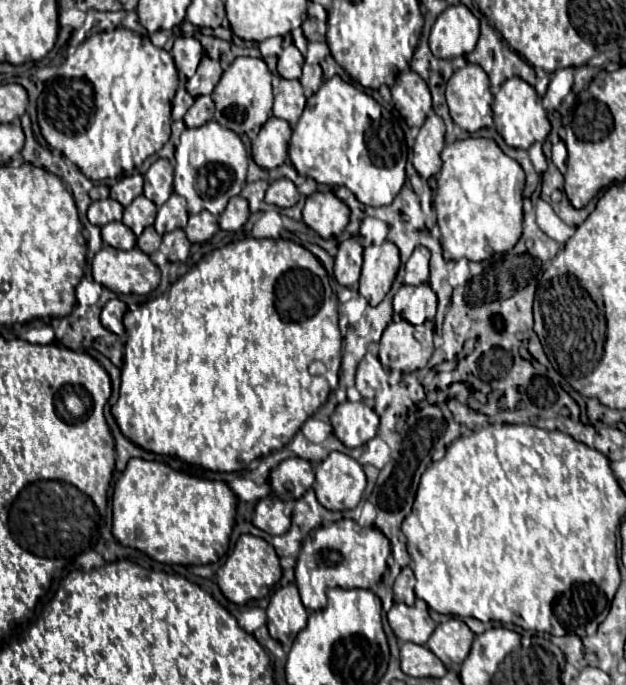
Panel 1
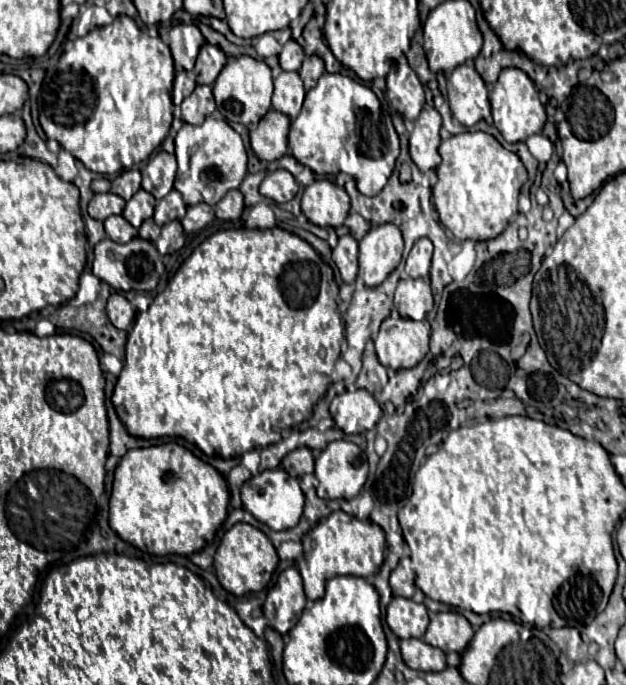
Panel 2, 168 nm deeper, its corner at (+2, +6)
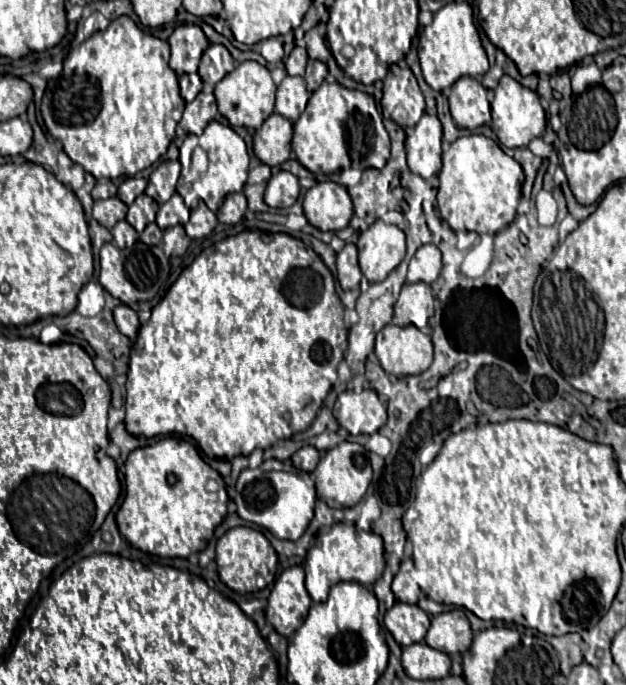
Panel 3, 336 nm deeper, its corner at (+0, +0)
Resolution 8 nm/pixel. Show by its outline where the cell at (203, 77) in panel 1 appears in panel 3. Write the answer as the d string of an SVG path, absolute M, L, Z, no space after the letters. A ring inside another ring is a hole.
M210 44L206 52L202 54L202 62L198 68L198 74L206 86L214 86L220 82L228 72L232 72L236 66L234 58L222 44Z

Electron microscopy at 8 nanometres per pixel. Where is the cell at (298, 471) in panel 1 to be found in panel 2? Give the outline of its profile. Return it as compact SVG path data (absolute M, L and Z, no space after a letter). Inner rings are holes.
M298 448L298 450L292 450L290 454L286 454L282 460L282 468L286 472L292 472L292 476L296 476L296 478L302 478L304 474L312 474L314 458L312 458L310 448Z

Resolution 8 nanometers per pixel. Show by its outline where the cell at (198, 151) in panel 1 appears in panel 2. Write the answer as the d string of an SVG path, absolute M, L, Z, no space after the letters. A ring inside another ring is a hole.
M219 112L208 116L200 126L184 124L180 128L176 134L176 158L178 174L174 188L182 194L186 204L206 202L214 206L224 198L226 192L238 188L246 176L246 150L242 138Z

